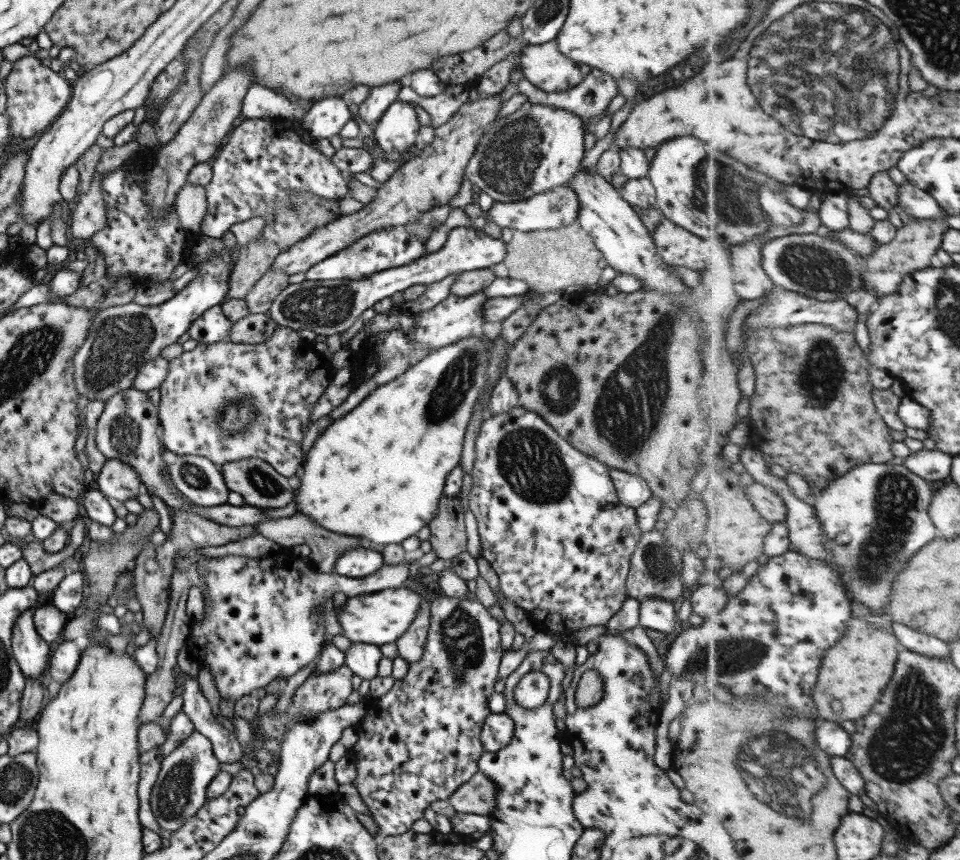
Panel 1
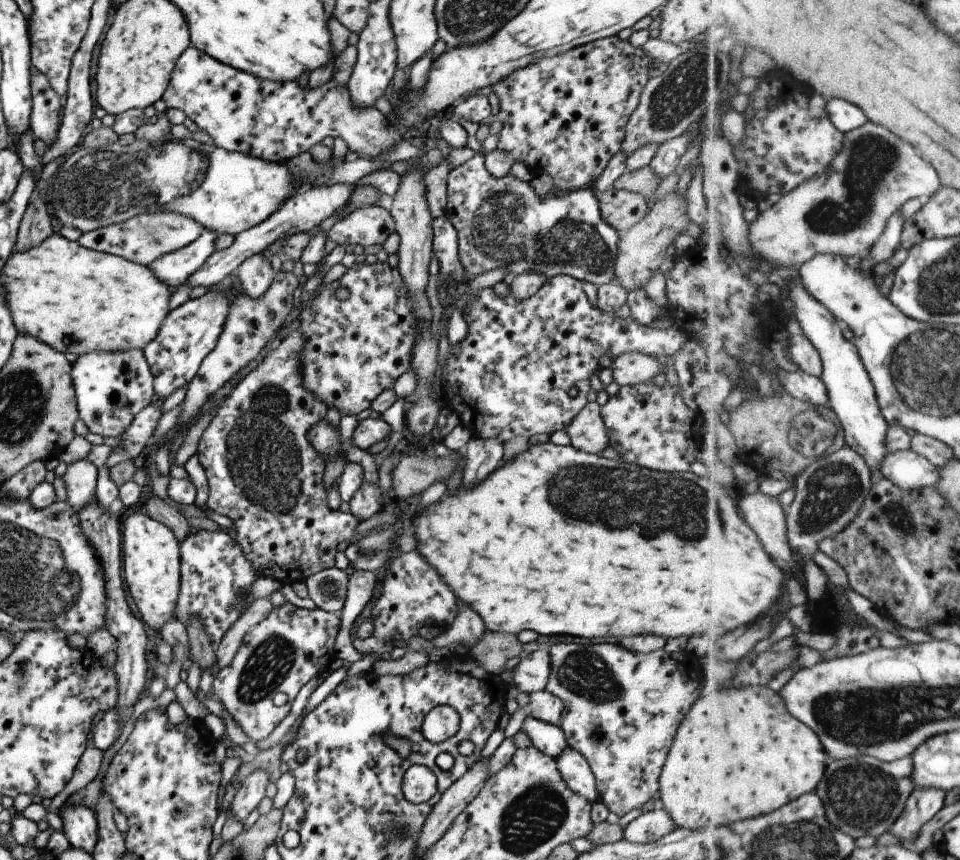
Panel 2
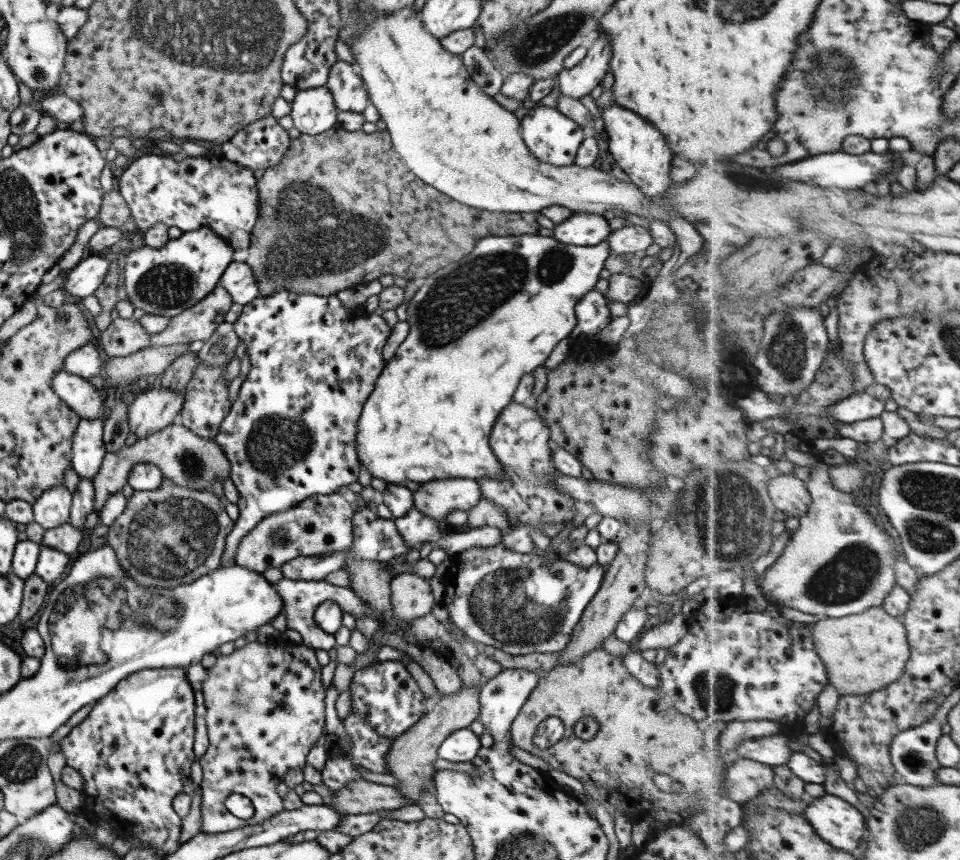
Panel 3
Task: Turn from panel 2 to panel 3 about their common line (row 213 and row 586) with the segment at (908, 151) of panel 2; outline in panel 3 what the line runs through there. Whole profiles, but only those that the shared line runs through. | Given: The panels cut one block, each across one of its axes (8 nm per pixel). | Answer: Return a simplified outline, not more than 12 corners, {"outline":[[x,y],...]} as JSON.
{"outline":[[809,455],[813,503],[757,578],[822,618],[882,607],[893,538]]}

